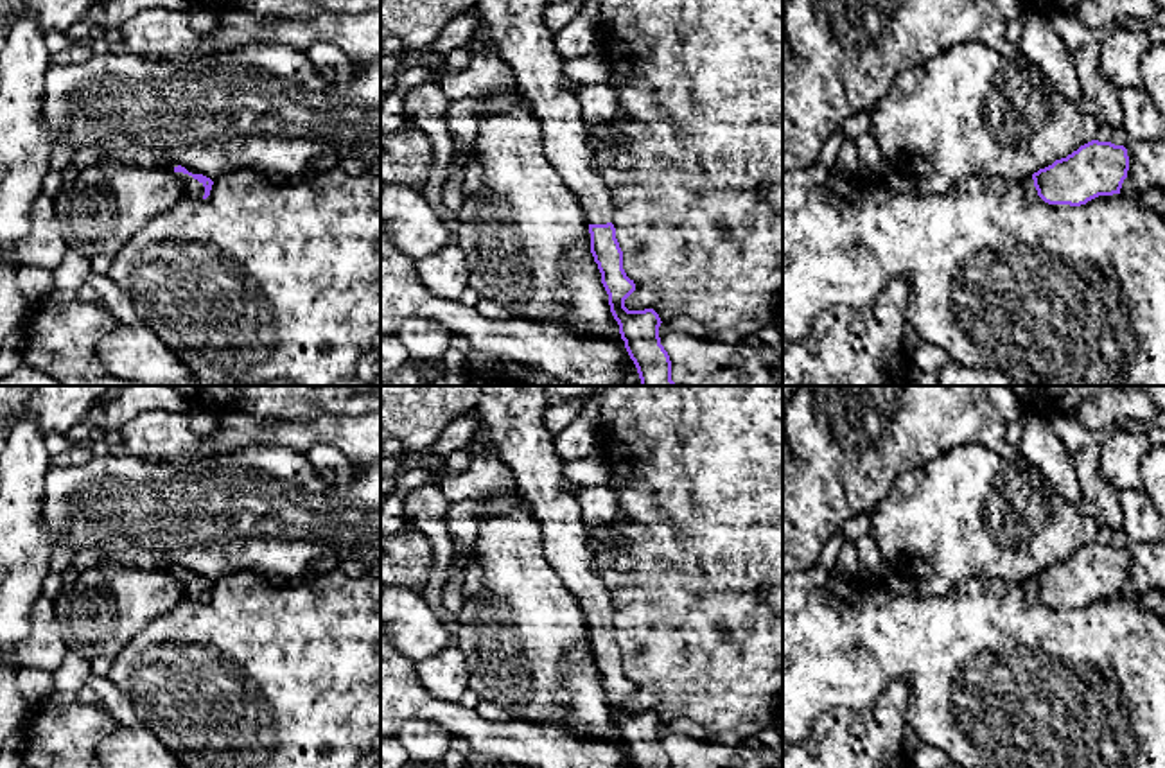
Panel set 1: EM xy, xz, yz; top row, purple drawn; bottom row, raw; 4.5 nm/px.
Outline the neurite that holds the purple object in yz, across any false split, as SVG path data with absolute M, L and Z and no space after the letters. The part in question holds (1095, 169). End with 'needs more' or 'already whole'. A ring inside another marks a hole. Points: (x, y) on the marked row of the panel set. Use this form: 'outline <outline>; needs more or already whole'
outline M1091 140L1034 172L1032 179L1045 203L1081 206L1099 196L1120 194L1127 170L1129 156L1124 145Z; already whole

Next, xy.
outline M174 167L174 172L185 179L187 196L203 197L210 196L214 181L203 174L192 174L185 167Z; needs more

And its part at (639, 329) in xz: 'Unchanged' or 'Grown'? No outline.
Grown

